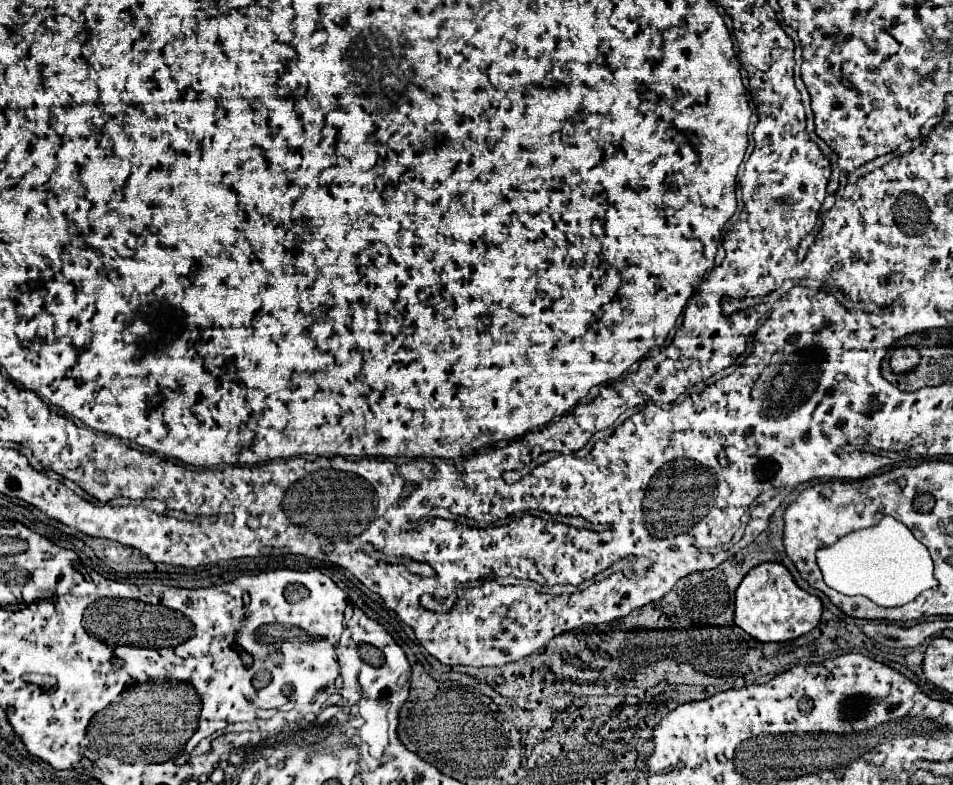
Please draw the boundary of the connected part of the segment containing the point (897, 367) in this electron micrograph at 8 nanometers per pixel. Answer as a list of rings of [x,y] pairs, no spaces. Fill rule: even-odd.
[[[900,347],[892,353],[892,359],[890,359],[890,365],[892,365],[892,371],[894,373],[906,373],[910,369],[914,369],[920,361],[920,355],[918,355],[918,349],[914,347]]]

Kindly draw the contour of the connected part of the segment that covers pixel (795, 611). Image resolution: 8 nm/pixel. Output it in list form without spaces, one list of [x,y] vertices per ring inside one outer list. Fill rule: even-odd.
[[[762,563],[754,567],[736,589],[736,625],[758,641],[792,641],[810,633],[822,615],[822,603],[816,595],[796,585],[790,571],[780,563]]]

